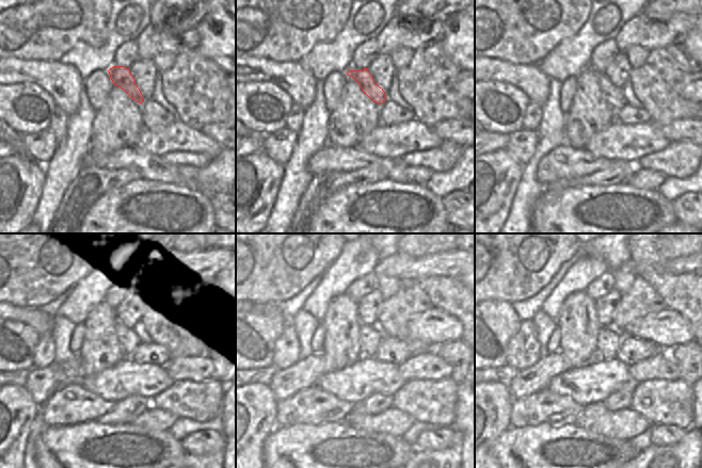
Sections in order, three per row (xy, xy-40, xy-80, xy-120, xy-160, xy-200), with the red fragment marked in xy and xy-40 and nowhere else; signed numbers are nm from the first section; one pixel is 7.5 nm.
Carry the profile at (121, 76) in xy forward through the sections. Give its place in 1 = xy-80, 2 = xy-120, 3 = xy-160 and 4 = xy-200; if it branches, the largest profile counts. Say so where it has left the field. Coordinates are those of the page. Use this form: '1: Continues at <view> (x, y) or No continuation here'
1: Continues at xy-80 (615, 94)
2: Continues at xy-120 (129, 337)
3: Continues at xy-160 (370, 337)
4: Continues at xy-200 (608, 341)

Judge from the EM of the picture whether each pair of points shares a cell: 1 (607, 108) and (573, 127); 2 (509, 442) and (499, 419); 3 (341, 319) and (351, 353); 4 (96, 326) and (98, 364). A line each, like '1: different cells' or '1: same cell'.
1: same cell
2: different cells
3: same cell
4: same cell

